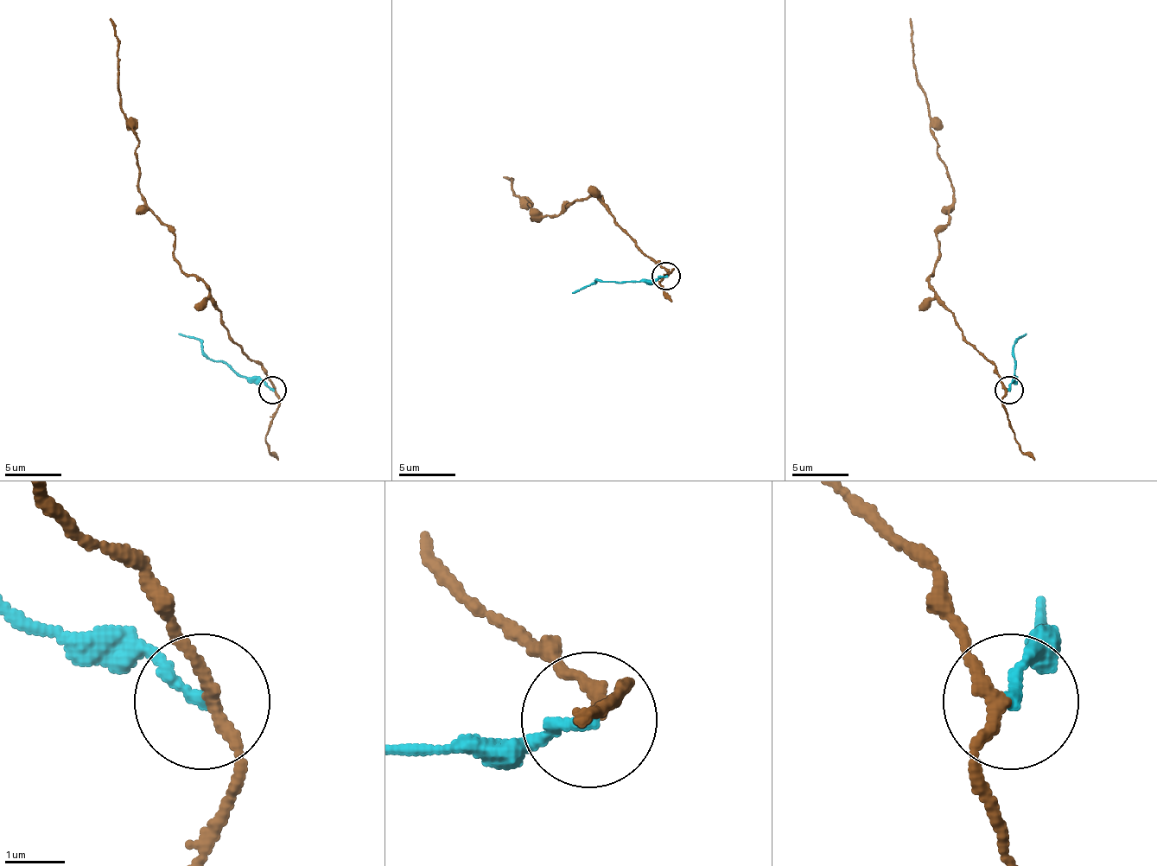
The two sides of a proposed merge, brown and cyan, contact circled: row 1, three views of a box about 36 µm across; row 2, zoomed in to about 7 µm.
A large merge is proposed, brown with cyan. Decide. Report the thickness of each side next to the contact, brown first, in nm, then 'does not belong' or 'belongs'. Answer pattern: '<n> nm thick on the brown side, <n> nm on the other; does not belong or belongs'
190 nm thick on the brown side, 200 nm on the other; does not belong

